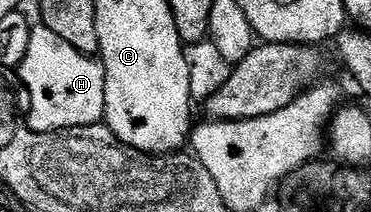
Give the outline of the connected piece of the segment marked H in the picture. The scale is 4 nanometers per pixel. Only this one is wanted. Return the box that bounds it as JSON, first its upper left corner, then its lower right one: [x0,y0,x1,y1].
[17,26,105,133]

